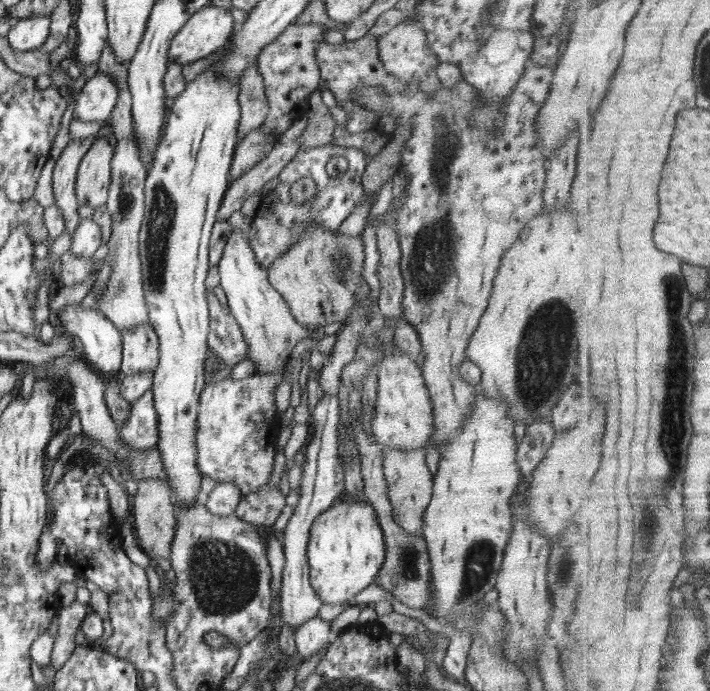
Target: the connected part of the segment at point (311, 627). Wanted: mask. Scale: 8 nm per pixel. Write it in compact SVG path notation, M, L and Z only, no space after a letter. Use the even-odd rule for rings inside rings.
M319 615L304 621L295 632L296 656L295 659L307 660L312 654L316 654L320 648L324 648L329 641L330 621L320 618Z

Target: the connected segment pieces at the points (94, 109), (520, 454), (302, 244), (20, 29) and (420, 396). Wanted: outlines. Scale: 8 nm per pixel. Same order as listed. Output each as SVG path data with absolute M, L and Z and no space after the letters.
M98 70L78 94L74 118L80 118L82 122L98 122L107 130L112 109L118 100L118 89L106 72Z
M536 420L526 427L525 435L516 451L516 462L522 477L532 477L536 466L546 458L546 450L554 440L555 430L552 420Z
M309 229L304 239L275 259L267 273L269 284L284 297L294 318L310 332L331 322L346 320L350 309L369 290L362 276L365 261L362 236L338 237L335 233Z
M34 16L19 20L10 27L7 34L8 42L14 52L30 52L41 49L50 34L51 18Z
M407 354L386 355L378 367L378 399L372 415L372 432L382 446L424 449L434 429L434 408L421 369Z

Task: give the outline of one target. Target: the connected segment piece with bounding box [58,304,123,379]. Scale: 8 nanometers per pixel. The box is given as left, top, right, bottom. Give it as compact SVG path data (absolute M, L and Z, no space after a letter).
M72 304L72 306L62 308L58 314L66 333L80 338L84 349L82 356L88 363L90 362L89 364L92 364L93 369L98 374L104 379L112 378L112 376L122 376L120 366L122 366L123 336L102 312L88 310L82 304L76 304L76 306Z

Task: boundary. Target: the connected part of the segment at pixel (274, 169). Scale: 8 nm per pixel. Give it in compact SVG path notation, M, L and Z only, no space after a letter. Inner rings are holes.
M297 139L288 144L278 144L246 173L231 179L217 221L228 221L232 213L241 209L246 199L256 195L258 190L264 189L269 180L278 177L279 172L298 151L300 151L300 142Z

